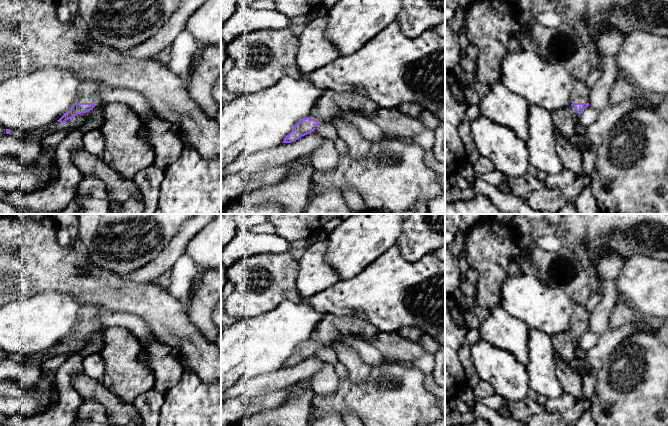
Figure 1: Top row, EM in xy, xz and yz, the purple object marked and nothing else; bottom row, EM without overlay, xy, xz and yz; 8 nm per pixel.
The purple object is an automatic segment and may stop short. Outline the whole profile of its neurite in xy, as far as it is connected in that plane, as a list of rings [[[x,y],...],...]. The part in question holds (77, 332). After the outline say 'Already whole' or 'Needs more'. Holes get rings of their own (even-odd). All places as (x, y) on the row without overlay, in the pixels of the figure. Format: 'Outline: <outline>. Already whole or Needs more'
Outline: [[[90,304],[82,305],[75,327],[68,336],[44,353],[23,357],[23,363],[38,365],[42,361],[57,355],[65,355],[68,359],[73,354],[79,353],[88,344],[91,334],[97,328],[103,327],[98,307]]]. Needs more

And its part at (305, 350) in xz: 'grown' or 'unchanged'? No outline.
grown

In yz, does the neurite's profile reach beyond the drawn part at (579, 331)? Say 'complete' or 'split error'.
split error

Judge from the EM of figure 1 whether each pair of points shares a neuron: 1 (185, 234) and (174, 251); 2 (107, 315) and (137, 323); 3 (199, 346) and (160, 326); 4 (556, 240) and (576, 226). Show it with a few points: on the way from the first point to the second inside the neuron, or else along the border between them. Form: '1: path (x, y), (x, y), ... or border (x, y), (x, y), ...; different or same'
1: path (181, 238), (176, 247); same
2: path (114, 318), (130, 321); same
3: path (189, 340), (181, 332), (170, 326); same
4: border (559, 234), (565, 244); different

